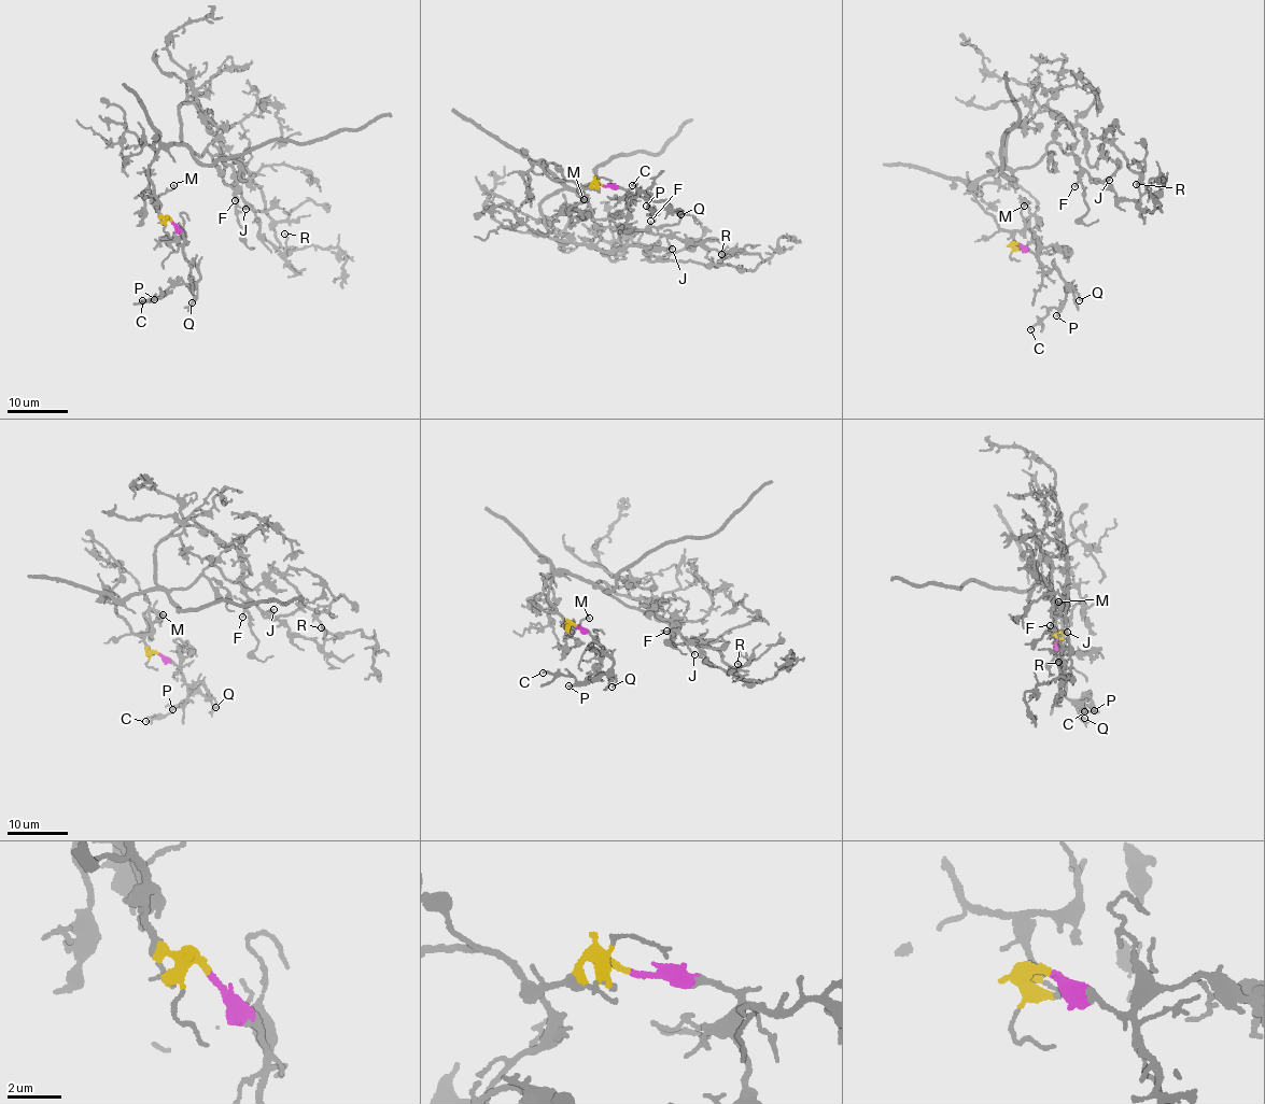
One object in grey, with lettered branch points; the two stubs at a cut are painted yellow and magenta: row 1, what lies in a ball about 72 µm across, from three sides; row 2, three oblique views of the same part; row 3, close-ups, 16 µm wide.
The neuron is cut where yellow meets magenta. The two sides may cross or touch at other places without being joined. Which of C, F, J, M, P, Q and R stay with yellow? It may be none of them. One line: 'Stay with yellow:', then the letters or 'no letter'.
Stay with yellow: F, J, M, R

